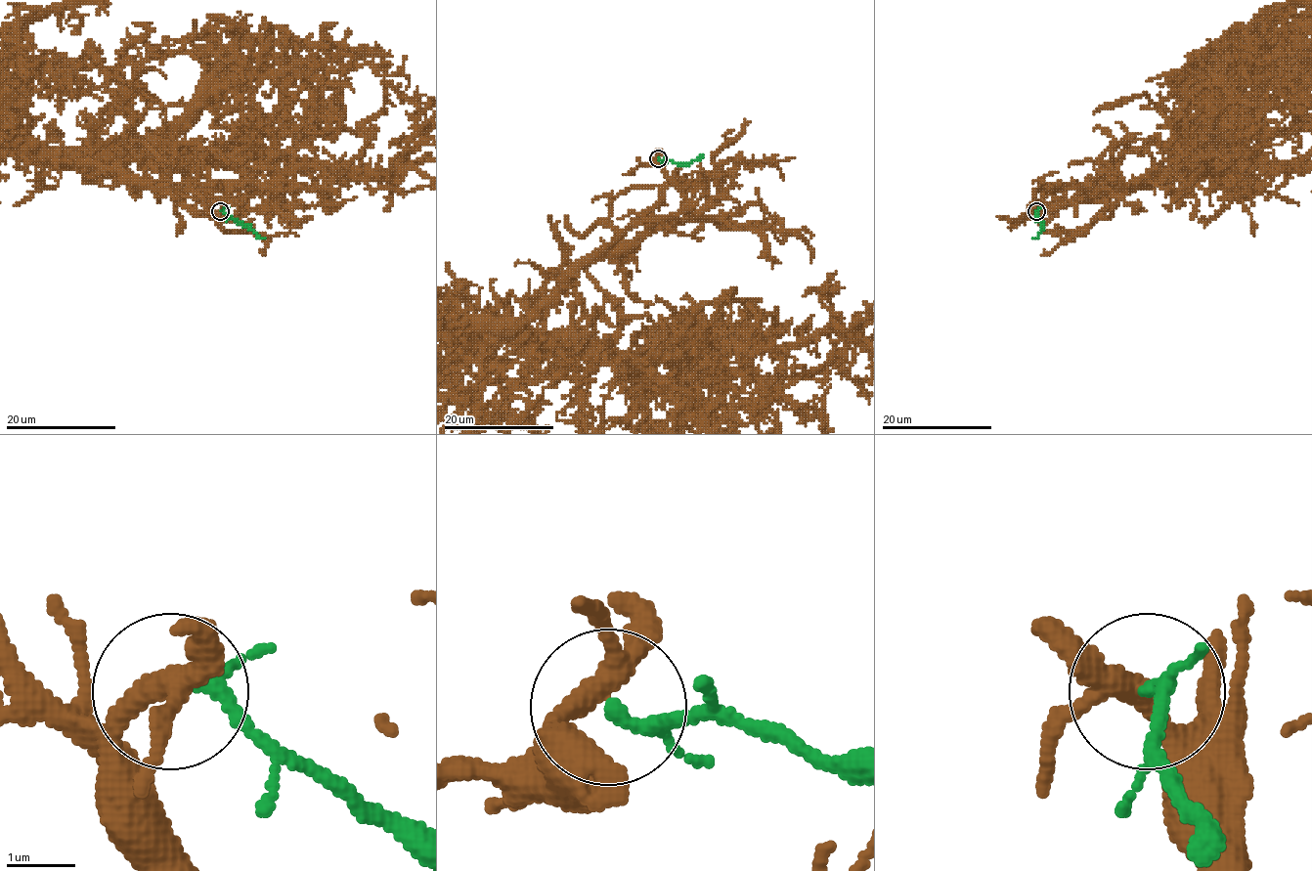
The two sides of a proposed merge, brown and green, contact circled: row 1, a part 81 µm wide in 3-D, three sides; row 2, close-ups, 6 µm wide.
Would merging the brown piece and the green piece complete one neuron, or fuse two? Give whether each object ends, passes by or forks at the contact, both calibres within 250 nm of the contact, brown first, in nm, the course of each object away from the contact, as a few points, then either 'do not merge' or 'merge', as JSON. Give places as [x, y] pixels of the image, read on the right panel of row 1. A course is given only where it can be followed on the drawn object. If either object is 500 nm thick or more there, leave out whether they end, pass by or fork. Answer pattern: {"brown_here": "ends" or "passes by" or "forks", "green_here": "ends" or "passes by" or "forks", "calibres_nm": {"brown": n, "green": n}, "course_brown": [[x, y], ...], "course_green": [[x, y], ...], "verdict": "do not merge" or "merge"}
{"brown_here": "forks", "green_here": "passes by", "calibres_nm": {"brown": 280, "green": 160}, "course_green": [[1036, 211], [1040, 232], [1033, 238]], "verdict": "do not merge"}

